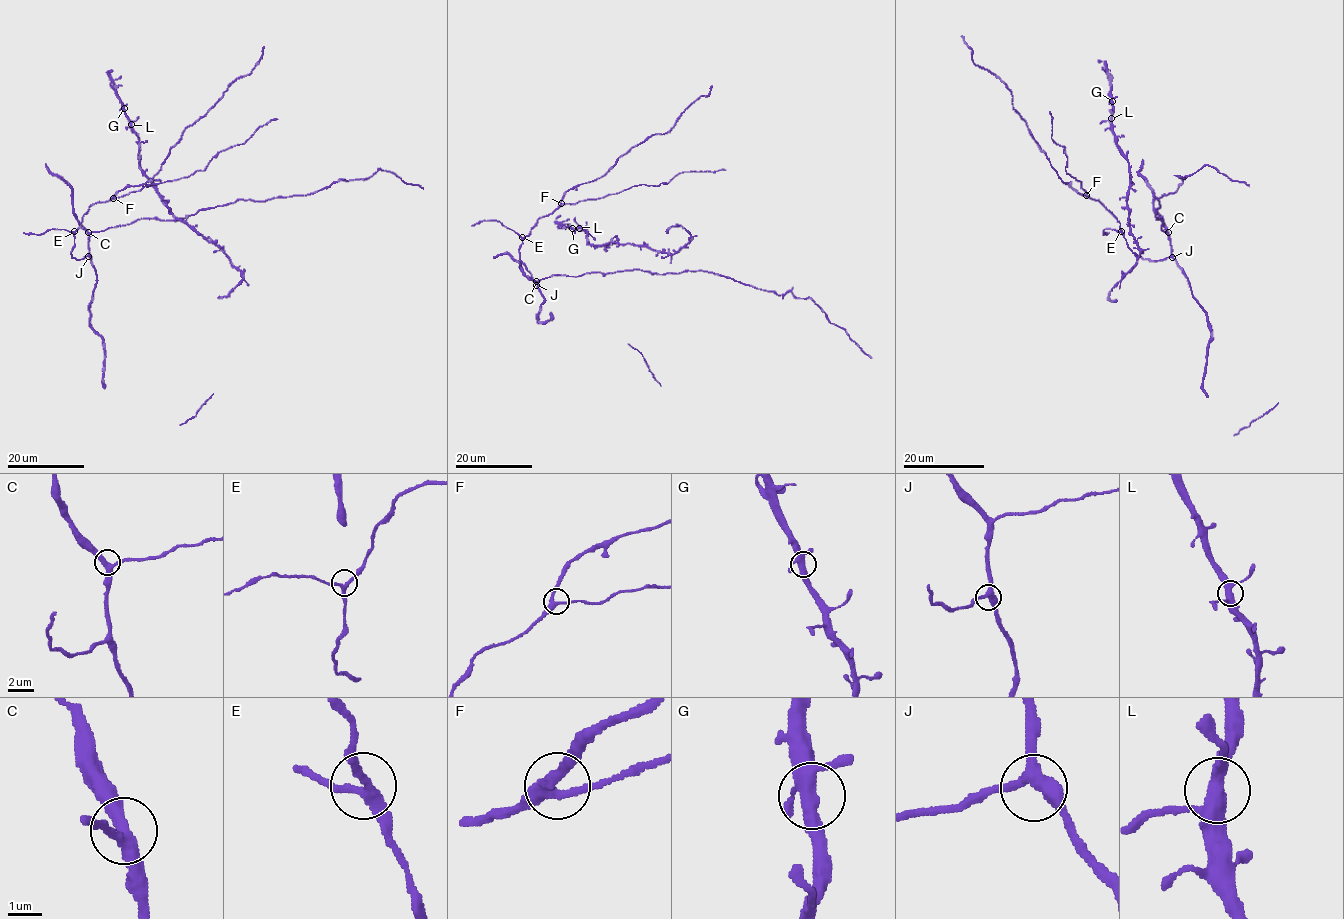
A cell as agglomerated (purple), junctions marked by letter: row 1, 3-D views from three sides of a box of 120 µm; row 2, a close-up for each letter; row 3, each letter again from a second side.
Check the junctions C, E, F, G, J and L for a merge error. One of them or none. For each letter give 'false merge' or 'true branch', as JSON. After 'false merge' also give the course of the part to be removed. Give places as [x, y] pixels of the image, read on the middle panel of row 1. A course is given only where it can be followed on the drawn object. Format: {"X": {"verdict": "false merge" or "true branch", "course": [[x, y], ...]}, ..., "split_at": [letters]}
{"C": {"verdict": "true branch"}, "E": {"verdict": "true branch"}, "F": {"verdict": "true branch"}, "G": {"verdict": "true branch"}, "J": {"verdict": "true branch"}, "L": {"verdict": "true branch"}, "split_at": []}

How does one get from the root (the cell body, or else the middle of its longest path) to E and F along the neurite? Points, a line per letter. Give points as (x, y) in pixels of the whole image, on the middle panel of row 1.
E: (536, 284), (520, 259), (522, 237)
F: (536, 284), (520, 259), (519, 248), (536, 221), (551, 214), (561, 203)

